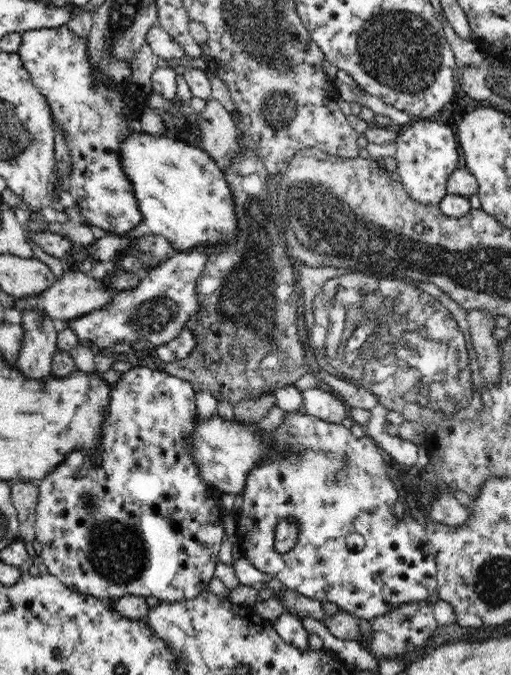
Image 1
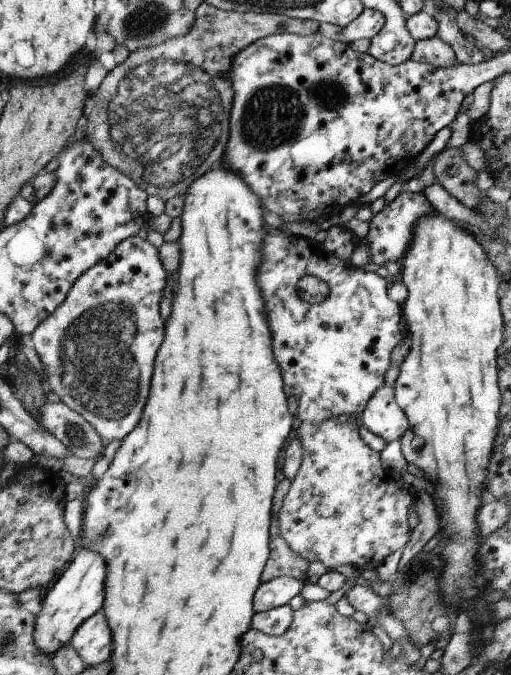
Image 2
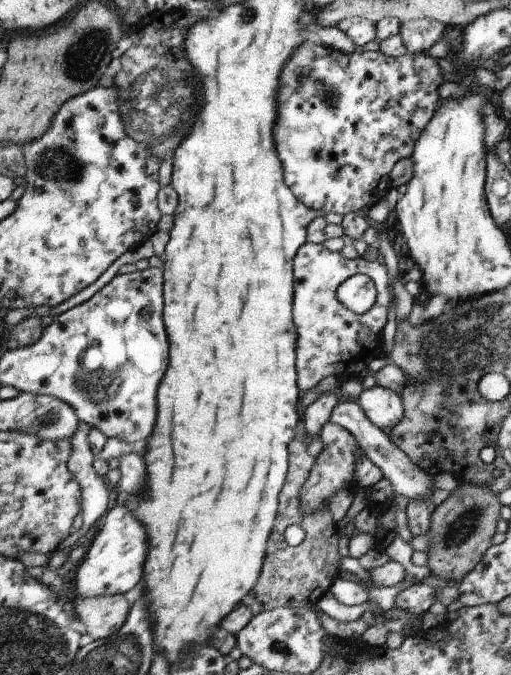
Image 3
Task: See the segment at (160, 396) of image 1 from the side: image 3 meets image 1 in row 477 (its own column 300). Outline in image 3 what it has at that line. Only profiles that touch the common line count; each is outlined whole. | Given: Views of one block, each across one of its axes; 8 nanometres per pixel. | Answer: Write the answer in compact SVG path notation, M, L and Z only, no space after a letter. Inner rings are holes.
M313 36L305 39L300 44L300 50L290 58L290 62L286 62L284 72L282 72L282 80L280 80L280 108L278 108L278 122L274 128L274 142L278 148L278 156L282 160L282 176L284 184L290 188L292 194L298 202L302 202L303 206L308 206L310 210L328 213L340 214L344 217L346 214L359 213L364 210L368 204L378 203L387 196L388 185L390 183L389 173L394 166L404 158L410 158L416 146L416 140L420 138L422 130L426 128L426 124L432 120L432 116L436 114L436 110L440 108L442 99L438 95L438 88L444 84L444 73L438 60L432 58L428 53L405 53L400 57L384 56L382 52L352 52L349 56L342 54L338 50L333 50L324 44L321 44Z

